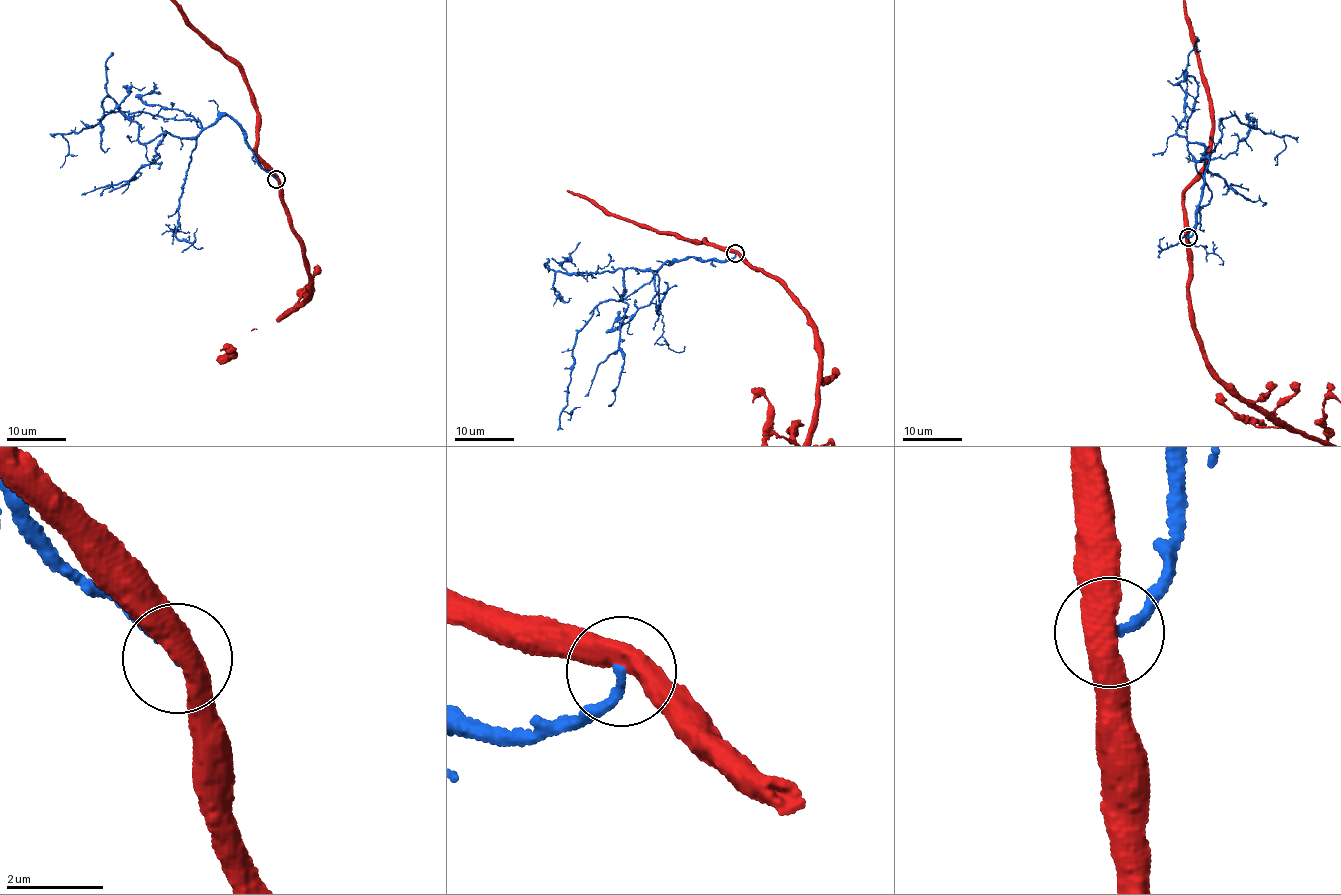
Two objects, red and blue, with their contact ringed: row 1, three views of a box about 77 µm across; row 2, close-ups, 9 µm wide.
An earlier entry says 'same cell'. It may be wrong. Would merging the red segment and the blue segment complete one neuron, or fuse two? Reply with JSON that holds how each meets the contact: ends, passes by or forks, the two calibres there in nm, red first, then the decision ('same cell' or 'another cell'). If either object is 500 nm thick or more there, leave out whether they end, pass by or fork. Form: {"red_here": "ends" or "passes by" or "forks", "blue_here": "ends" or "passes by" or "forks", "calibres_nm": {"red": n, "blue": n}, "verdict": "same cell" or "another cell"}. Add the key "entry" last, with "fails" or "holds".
{"red_here": "passes by", "blue_here": "ends", "calibres_nm": {"red": 480, "blue": 170}, "verdict": "another cell", "entry": "fails"}

